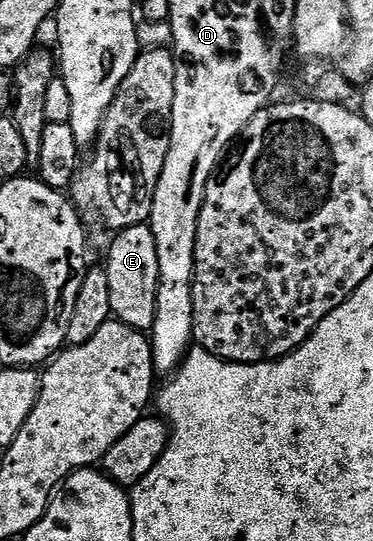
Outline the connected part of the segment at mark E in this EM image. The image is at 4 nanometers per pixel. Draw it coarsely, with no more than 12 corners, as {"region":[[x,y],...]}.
{"region":[[151,226],[115,236],[106,270],[117,320],[151,332],[160,266]]}

